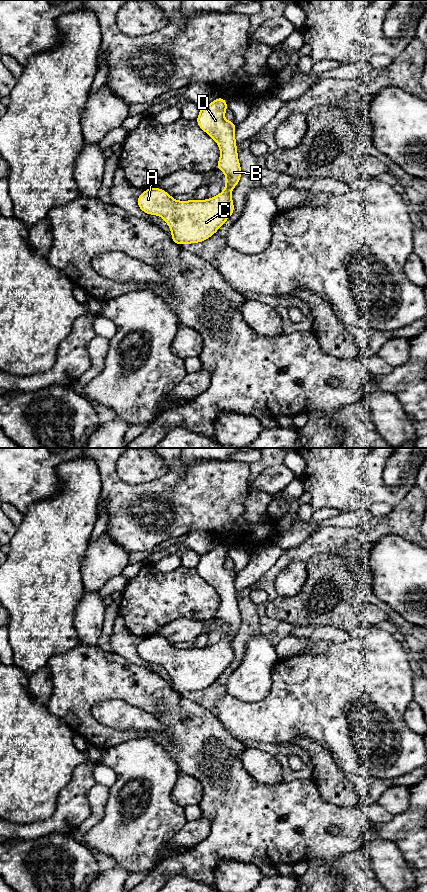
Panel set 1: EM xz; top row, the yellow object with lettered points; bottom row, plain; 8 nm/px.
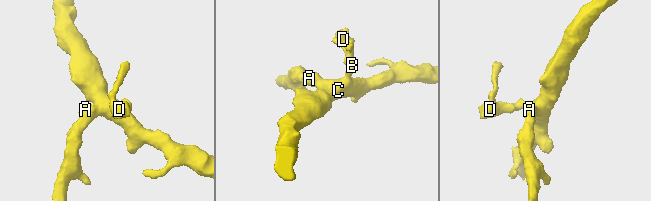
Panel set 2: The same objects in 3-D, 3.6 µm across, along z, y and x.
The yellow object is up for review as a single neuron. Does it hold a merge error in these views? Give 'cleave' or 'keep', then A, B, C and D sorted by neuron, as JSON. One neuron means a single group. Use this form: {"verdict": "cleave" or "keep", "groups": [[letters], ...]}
{"verdict": "keep", "groups": [["A", "B", "C", "D"]]}

